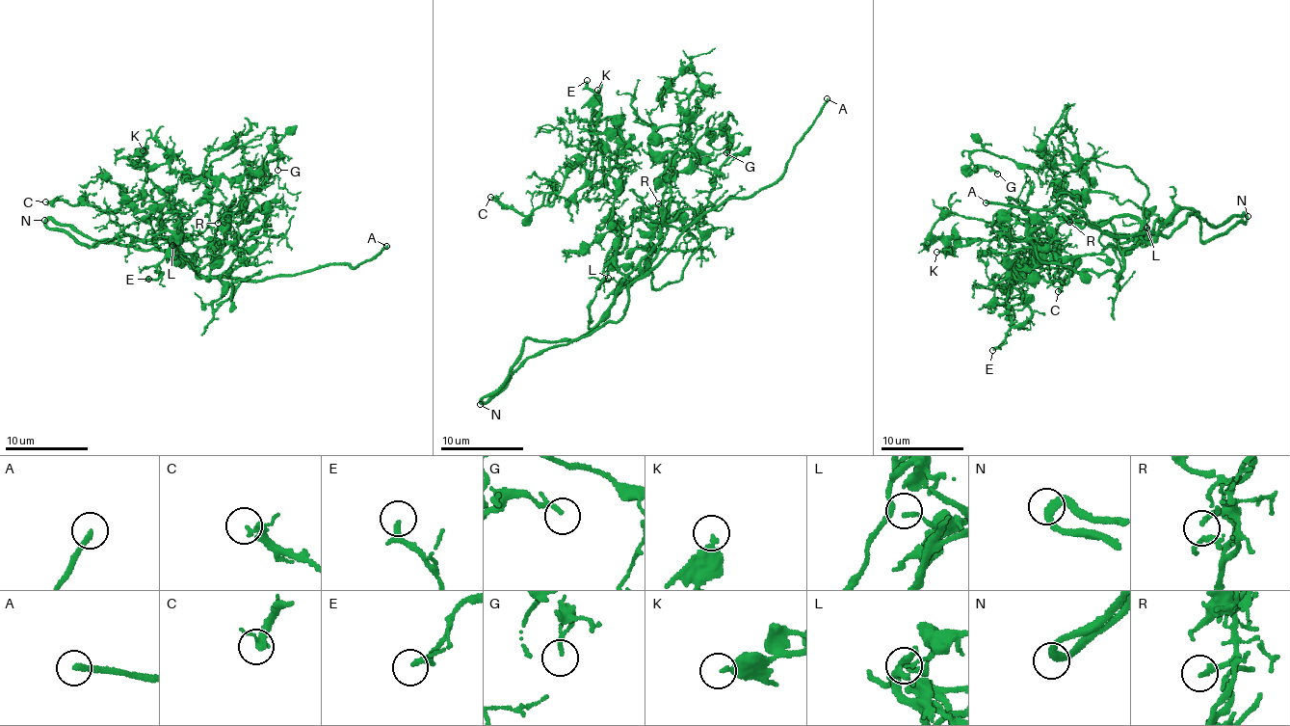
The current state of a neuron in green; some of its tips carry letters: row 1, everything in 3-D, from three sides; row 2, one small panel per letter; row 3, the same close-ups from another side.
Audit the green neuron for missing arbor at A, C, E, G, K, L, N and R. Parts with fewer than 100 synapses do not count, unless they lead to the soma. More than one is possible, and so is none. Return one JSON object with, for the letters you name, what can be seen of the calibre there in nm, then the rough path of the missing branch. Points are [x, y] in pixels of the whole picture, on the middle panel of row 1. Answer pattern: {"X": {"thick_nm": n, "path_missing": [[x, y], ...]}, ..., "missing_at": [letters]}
{"A": {"thick_nm": 220}, "R": {"thick_nm": 240, "path_missing": [[658, 203], [642, 194], [634, 200], [647, 200], [635, 175], [621, 185], [622, 159], [591, 150], [549, 178]]}, "missing_at": ["A", "R"]}

